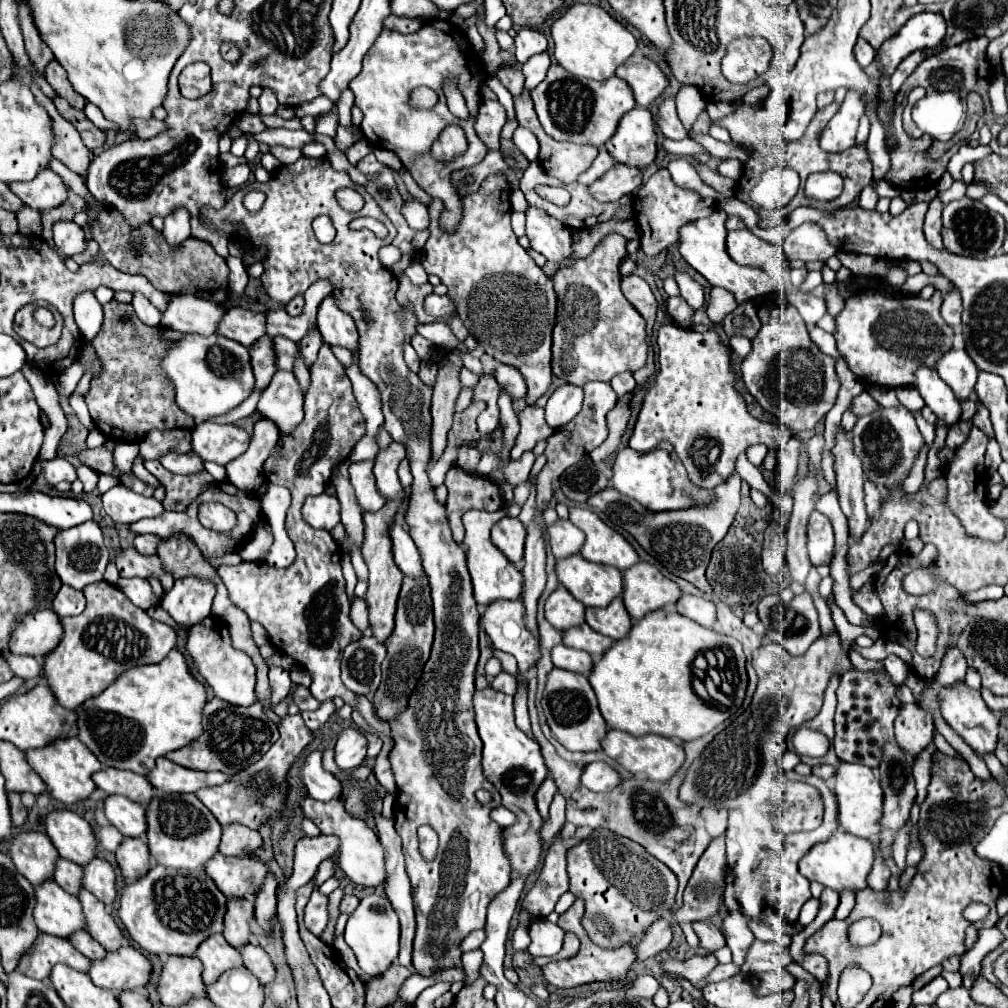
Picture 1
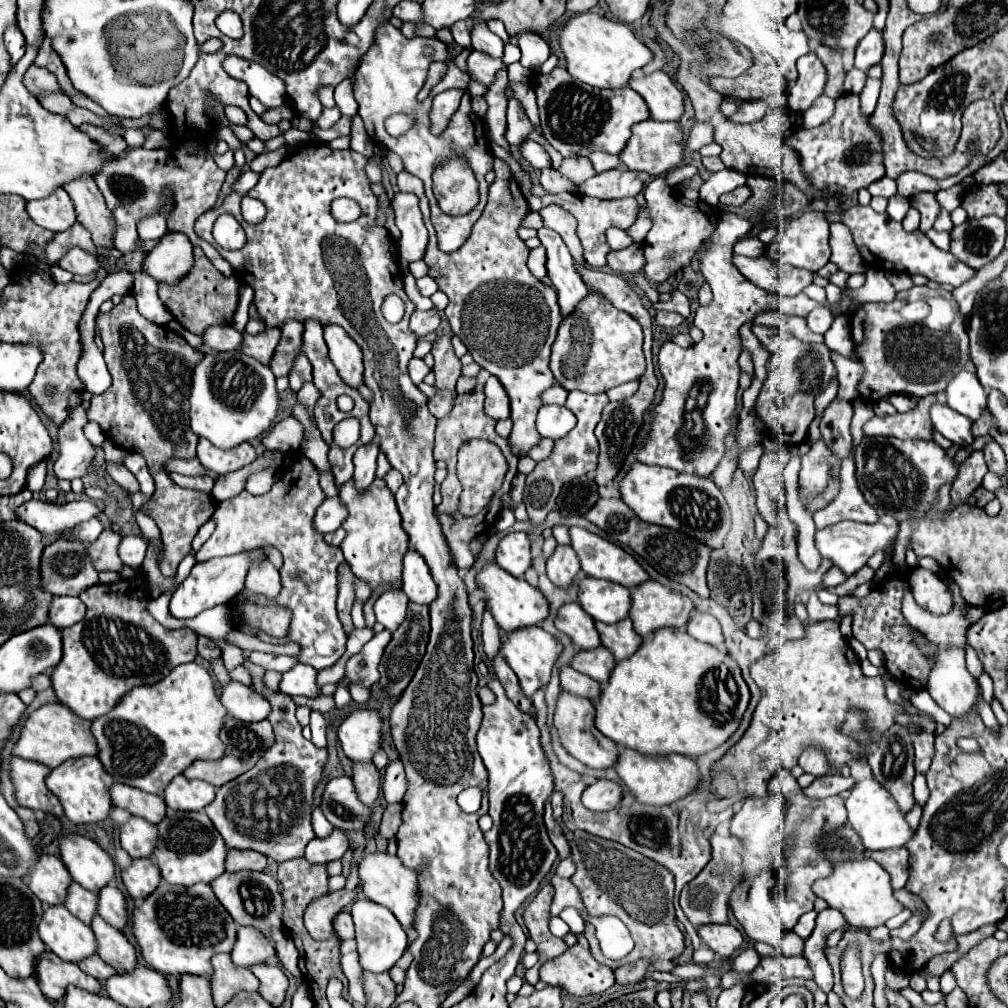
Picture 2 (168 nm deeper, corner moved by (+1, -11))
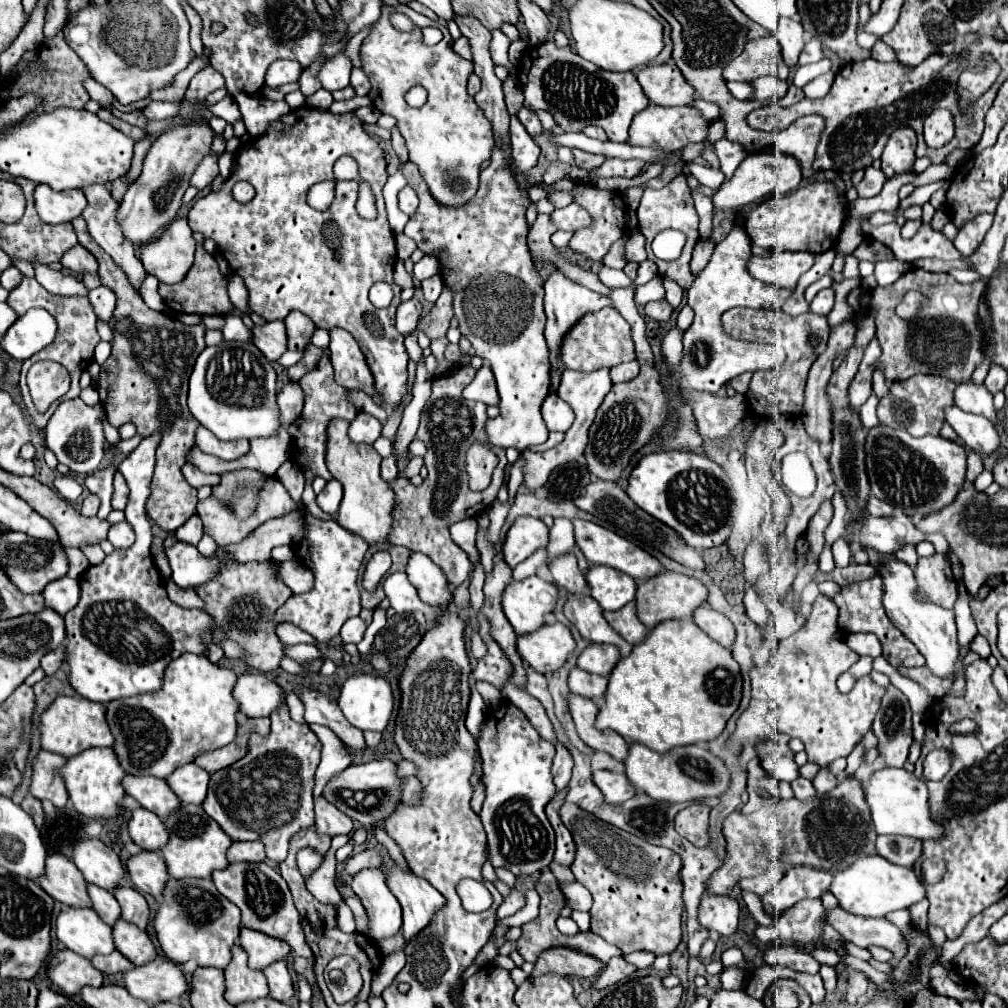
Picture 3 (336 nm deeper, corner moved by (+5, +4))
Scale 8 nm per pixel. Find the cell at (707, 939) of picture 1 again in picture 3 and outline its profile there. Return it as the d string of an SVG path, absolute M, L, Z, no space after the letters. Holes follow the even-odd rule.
M705 894L699 906L699 922L719 936L731 936L737 930L739 904L731 896Z

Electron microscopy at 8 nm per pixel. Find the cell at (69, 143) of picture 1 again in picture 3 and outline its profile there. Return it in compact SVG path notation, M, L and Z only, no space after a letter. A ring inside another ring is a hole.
M89 186L89 188L83 190L83 194L85 194L87 200L89 200L89 206L83 210L83 218L85 218L87 226L89 226L89 234L91 234L91 236L95 238L95 242L101 244L101 248L115 260L115 264L127 274L129 284L133 284L133 288L139 292L143 278L147 278L147 272L145 272L143 264L141 264L141 260L135 256L135 248L133 248L133 246L123 238L123 234L121 234L121 226L119 226L119 222L117 222L117 218L115 218L119 204L111 198L111 194L109 194L109 190L107 190L105 186Z

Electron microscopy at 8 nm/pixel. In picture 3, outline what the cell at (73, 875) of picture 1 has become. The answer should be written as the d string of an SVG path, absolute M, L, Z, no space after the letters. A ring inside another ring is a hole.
M89 884L89 896L93 900L93 910L101 916L101 920L109 926L113 926L119 918L121 918L121 908L119 902L115 900L115 896L103 888L95 888L93 884Z

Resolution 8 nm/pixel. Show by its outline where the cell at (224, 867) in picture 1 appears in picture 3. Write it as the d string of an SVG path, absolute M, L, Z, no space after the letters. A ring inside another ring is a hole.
M239 862L239 864L229 864L225 870L213 872L213 882L215 882L217 890L241 910L241 926L263 932L263 934L279 938L279 940L285 940L287 944L291 944L291 948L299 956L313 958L313 952L311 952L311 948L307 948L307 942L305 942L299 910L295 908L289 886L281 878L279 872L275 872L265 862L261 862L261 864Z

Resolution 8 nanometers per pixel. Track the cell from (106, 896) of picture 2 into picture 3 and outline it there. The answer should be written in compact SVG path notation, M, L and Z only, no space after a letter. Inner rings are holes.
M127 886L117 888L113 894L121 904L121 918L127 920L127 922L133 922L141 930L147 930L149 916L151 916L147 900L137 890L127 888Z

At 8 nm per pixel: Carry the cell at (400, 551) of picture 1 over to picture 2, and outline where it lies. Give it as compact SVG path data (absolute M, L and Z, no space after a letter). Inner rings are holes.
M413 549L403 557L403 591L411 601L423 605L429 605L437 597L437 585L431 579L429 567Z

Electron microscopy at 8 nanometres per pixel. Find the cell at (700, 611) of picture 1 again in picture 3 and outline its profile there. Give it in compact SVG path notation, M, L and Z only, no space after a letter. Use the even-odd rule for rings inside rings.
M703 604L697 612L695 612L695 624L709 634L715 642L719 642L725 648L731 648L735 642L735 626L731 624L731 620L727 620L727 616L719 614L717 610L713 610L709 604Z

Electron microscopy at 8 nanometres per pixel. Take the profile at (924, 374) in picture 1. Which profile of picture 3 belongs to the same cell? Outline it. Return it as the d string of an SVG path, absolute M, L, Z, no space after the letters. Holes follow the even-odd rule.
M951 406L945 410L947 422L957 432L957 436L963 440L963 444L981 454L981 456L999 456L1001 450L1001 438L997 428L983 416L973 416L957 406Z

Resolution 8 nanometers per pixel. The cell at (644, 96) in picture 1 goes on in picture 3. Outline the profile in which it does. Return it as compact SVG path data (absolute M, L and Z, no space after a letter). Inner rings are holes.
M673 60L661 66L645 66L637 72L637 80L647 98L657 106L691 106L691 100L695 100L695 90Z

